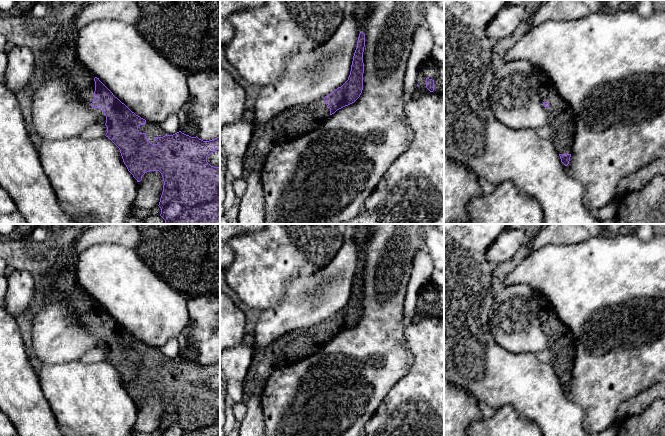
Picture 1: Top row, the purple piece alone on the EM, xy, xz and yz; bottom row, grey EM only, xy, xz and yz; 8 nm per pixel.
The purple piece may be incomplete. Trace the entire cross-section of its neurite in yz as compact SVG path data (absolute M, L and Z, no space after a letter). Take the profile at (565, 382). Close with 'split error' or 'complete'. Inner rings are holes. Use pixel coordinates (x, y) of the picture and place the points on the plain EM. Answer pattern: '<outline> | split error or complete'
M535 292L535 299L539 304L539 317L543 329L549 339L550 364L553 366L561 386L567 390L570 385L576 355L574 337L570 328L558 318L545 296L540 292Z | split error

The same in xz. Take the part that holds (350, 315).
M360 256L357 272L355 274L348 304L341 310L325 320L323 323L304 330L291 331L279 337L275 343L267 347L263 352L253 355L243 381L243 393L261 395L269 376L277 369L291 366L321 350L337 334L354 327L363 314L363 276L365 271L365 258Z | split error

